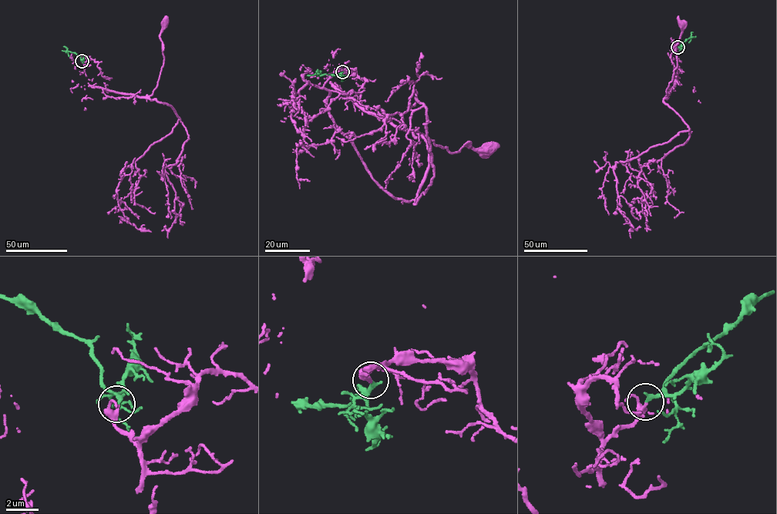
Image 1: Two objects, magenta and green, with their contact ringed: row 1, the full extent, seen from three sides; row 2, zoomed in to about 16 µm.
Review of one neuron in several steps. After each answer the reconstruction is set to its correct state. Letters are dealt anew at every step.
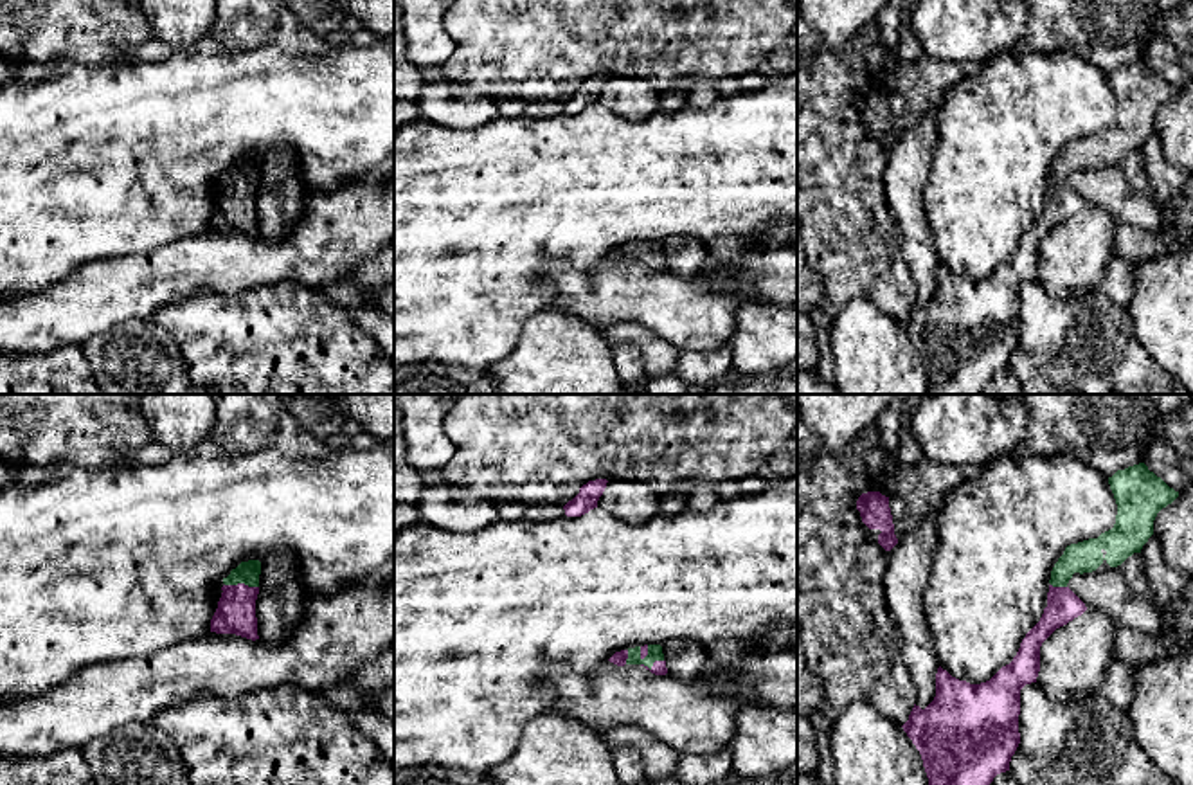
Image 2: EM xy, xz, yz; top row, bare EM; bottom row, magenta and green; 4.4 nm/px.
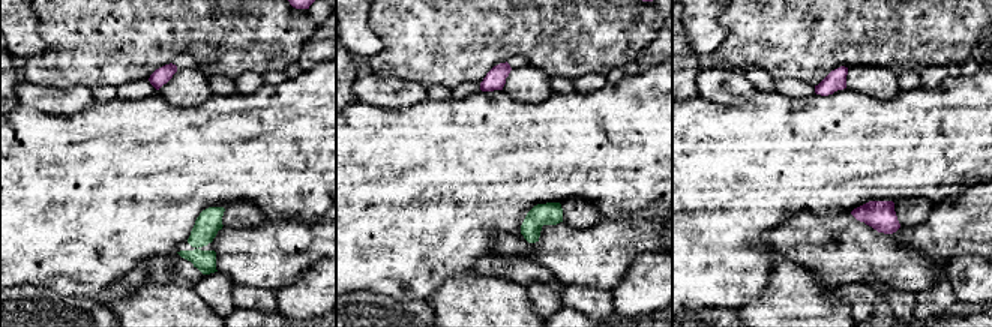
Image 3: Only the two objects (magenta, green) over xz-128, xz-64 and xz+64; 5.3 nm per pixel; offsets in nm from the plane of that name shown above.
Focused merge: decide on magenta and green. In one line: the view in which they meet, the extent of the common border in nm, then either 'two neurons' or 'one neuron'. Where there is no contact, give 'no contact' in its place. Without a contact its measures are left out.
contact in xy; length 150 nm; one neuron

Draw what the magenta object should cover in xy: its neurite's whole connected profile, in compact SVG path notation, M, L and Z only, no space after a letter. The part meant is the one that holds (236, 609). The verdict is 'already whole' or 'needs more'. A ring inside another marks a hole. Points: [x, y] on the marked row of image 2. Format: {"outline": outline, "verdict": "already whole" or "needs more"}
{"outline": "M241 562L223 578L221 598L211 619L211 632L236 634L247 639L259 639L256 600L259 594L261 562Z", "verdict": "needs more"}

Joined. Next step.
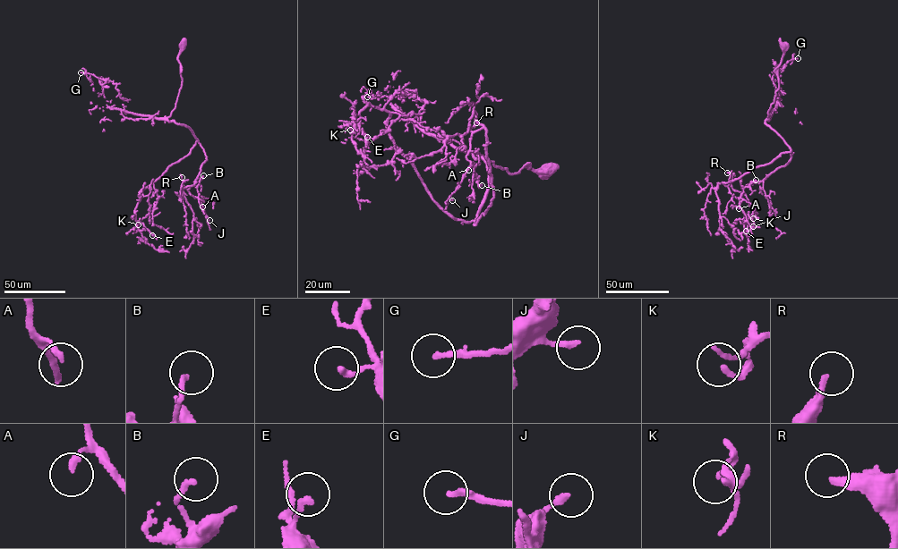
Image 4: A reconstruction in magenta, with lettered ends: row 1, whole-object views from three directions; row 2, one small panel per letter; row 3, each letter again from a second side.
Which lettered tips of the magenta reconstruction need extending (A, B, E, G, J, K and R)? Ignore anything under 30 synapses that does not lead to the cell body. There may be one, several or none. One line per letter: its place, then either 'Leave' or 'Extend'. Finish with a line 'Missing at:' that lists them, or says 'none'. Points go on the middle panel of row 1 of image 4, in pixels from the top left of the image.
A: Place: (468, 170). Leave
B: Place: (482, 185). Leave
E: Place: (367, 137). Leave
G: Place: (367, 97). Extend
J: Place: (452, 200). Leave
K: Place: (350, 130). Leave
R: Place: (476, 122). Extend
Missing at: G, R

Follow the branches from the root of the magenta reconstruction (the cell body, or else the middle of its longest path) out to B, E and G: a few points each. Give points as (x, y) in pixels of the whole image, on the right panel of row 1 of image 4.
B: (782, 46), (777, 69), (779, 88), (765, 122), (791, 151), (722, 183), (739, 198), (743, 189), (756, 180)
E: (782, 46), (779, 88), (765, 122), (789, 146), (791, 158), (743, 189), (739, 207), (749, 217), (746, 231)
G: (782, 46), (779, 88), (768, 115), (777, 105), (774, 68), (777, 71), (798, 58)

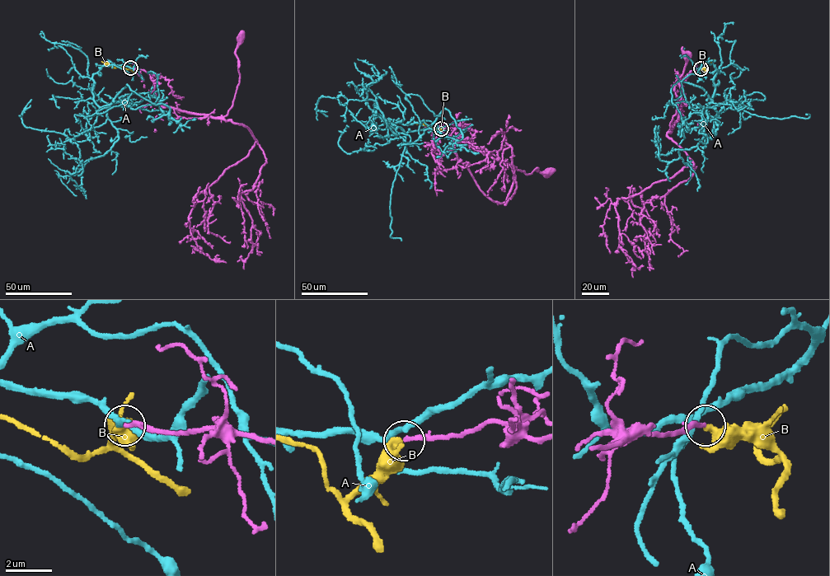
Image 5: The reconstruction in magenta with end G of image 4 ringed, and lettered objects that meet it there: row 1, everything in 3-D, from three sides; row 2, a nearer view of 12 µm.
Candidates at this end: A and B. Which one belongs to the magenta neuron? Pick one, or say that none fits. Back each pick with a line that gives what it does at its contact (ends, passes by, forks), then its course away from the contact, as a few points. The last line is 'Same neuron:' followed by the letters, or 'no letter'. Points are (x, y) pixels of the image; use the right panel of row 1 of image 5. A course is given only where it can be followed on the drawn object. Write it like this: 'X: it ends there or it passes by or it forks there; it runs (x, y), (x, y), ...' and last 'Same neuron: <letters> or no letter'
Same neuron: no letter

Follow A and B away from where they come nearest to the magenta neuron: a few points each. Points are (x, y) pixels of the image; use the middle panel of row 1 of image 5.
A: (441, 128), (399, 121), (396, 134), (366, 99), (378, 76), (358, 58)
B: (441, 128), (437, 131), (420, 123), (415, 123)

